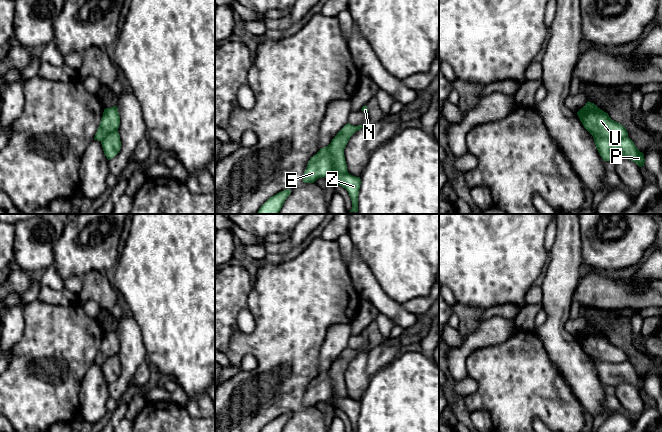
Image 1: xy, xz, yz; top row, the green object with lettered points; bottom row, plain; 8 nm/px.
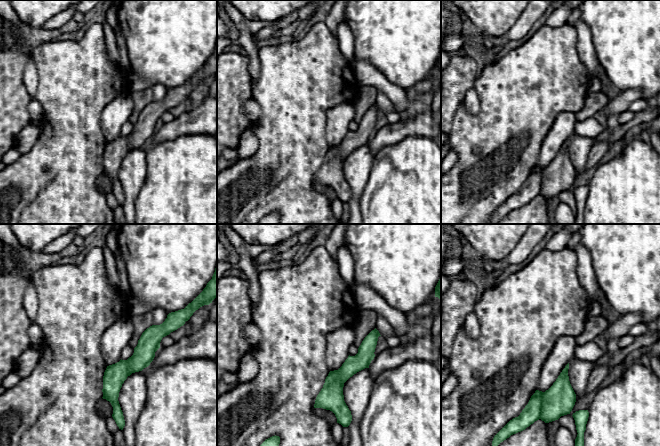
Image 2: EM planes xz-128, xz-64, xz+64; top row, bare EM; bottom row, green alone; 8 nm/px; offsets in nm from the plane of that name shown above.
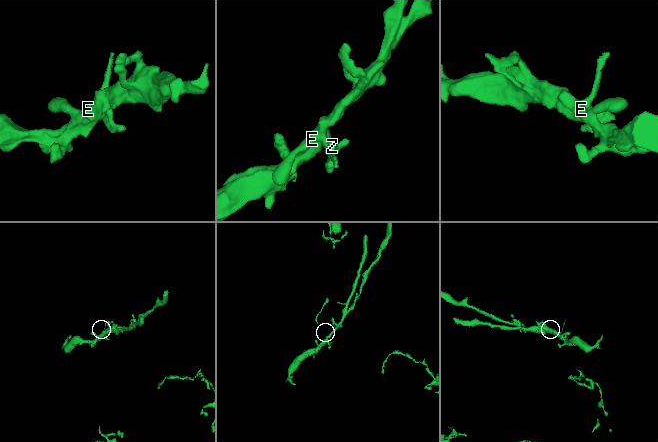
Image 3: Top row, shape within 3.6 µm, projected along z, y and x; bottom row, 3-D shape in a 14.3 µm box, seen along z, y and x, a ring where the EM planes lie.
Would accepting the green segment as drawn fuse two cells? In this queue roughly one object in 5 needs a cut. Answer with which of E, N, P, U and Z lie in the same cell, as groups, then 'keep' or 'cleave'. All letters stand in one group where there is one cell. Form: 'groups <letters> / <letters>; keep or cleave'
groups E U Z / N P; cleave

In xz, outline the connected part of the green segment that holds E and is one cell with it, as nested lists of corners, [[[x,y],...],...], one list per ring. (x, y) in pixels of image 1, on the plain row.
[[[329,370],[321,372],[310,382],[303,399],[304,407],[314,407],[318,402],[333,398],[333,388],[329,380]]]

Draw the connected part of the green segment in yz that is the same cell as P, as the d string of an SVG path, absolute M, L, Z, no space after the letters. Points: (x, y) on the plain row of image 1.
M593 360L596 372L604 385L616 386L620 383L629 383L639 391L644 390L644 378L635 370L634 366L625 361L622 363L609 363Z

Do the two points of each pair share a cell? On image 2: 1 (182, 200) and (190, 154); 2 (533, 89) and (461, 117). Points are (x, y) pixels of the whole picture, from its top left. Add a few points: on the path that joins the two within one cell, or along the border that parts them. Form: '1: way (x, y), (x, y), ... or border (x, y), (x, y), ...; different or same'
1: way (190, 189), (190, 165); same
2: way (515, 107), (503, 119), (479, 119); same

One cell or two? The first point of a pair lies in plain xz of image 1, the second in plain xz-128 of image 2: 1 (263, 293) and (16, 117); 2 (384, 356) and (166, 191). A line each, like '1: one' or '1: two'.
1: two
2: two

